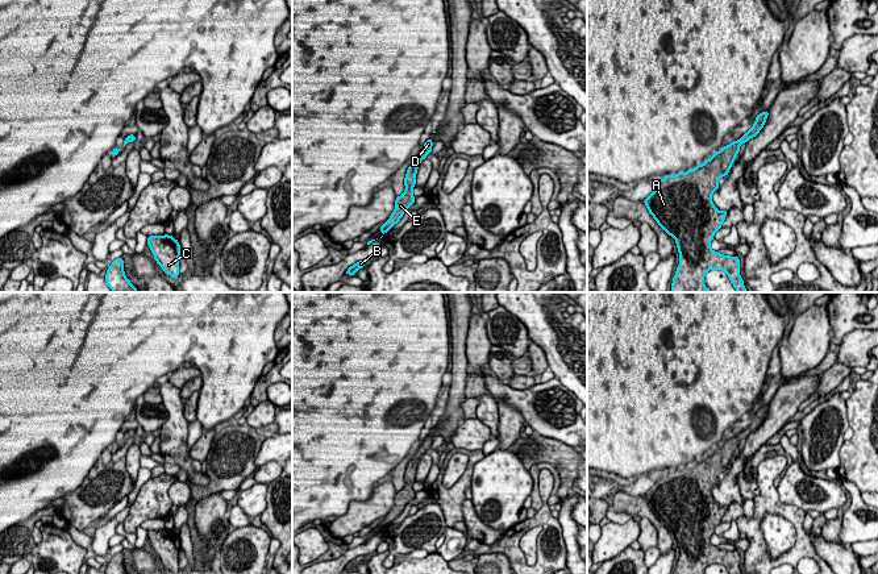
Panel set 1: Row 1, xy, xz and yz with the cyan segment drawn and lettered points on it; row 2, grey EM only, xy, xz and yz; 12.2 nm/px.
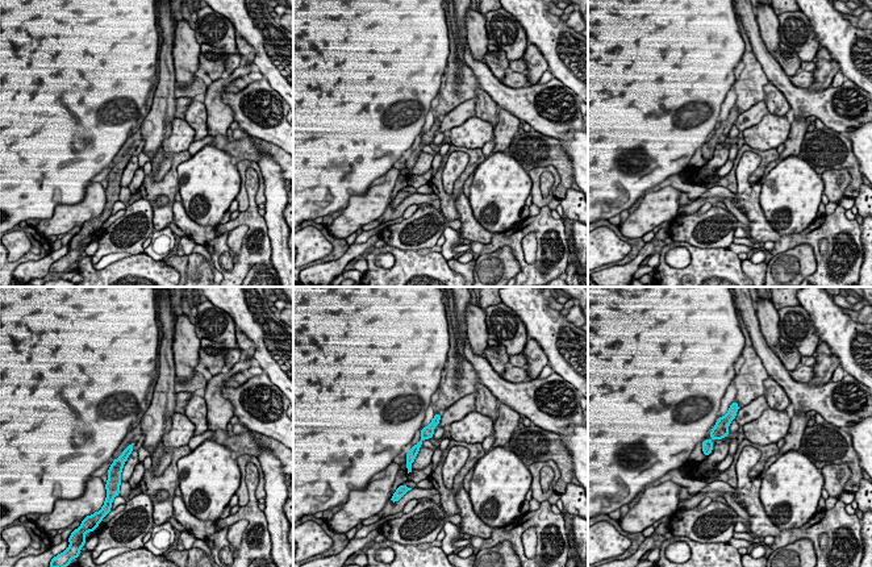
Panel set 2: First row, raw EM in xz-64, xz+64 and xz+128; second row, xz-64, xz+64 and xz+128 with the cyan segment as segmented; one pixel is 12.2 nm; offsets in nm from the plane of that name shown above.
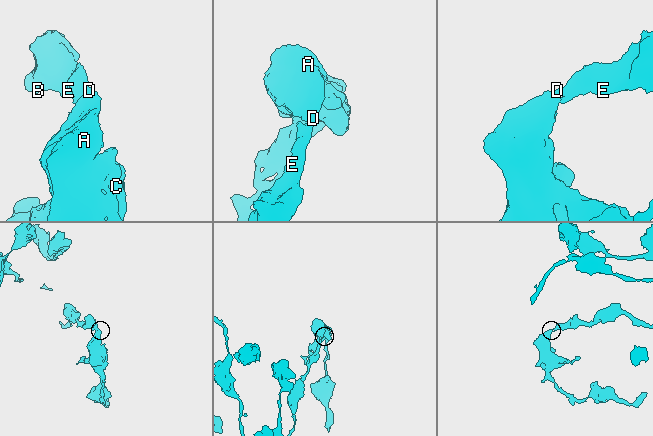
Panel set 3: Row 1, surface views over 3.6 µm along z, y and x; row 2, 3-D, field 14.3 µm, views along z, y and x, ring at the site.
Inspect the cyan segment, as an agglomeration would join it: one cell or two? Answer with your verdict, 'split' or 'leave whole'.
leave whole

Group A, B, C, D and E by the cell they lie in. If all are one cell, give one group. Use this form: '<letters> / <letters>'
A B C D E

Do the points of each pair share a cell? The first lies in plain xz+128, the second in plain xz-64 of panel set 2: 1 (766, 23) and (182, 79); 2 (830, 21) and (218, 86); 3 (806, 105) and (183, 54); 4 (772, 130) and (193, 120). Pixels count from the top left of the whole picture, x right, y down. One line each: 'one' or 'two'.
1: one
2: two
3: two
4: two

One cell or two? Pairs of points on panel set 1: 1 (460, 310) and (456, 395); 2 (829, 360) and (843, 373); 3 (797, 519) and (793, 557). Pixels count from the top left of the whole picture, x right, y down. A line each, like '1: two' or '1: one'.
1: one
2: two
3: one

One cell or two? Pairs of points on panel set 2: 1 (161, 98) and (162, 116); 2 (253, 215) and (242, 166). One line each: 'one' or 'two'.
1: one
2: two

